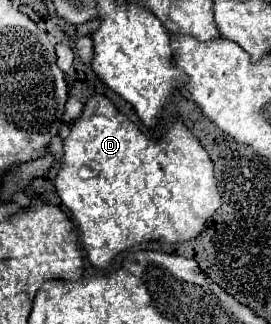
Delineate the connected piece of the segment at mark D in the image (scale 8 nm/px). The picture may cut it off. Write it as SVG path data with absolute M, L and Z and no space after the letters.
M92 96L82 116L70 126L70 136L64 140L64 166L56 176L56 190L74 218L88 260L98 270L106 270L112 258L142 242L176 244L198 238L212 214L222 206L214 162L178 118L168 122L162 138L144 136L106 96Z

